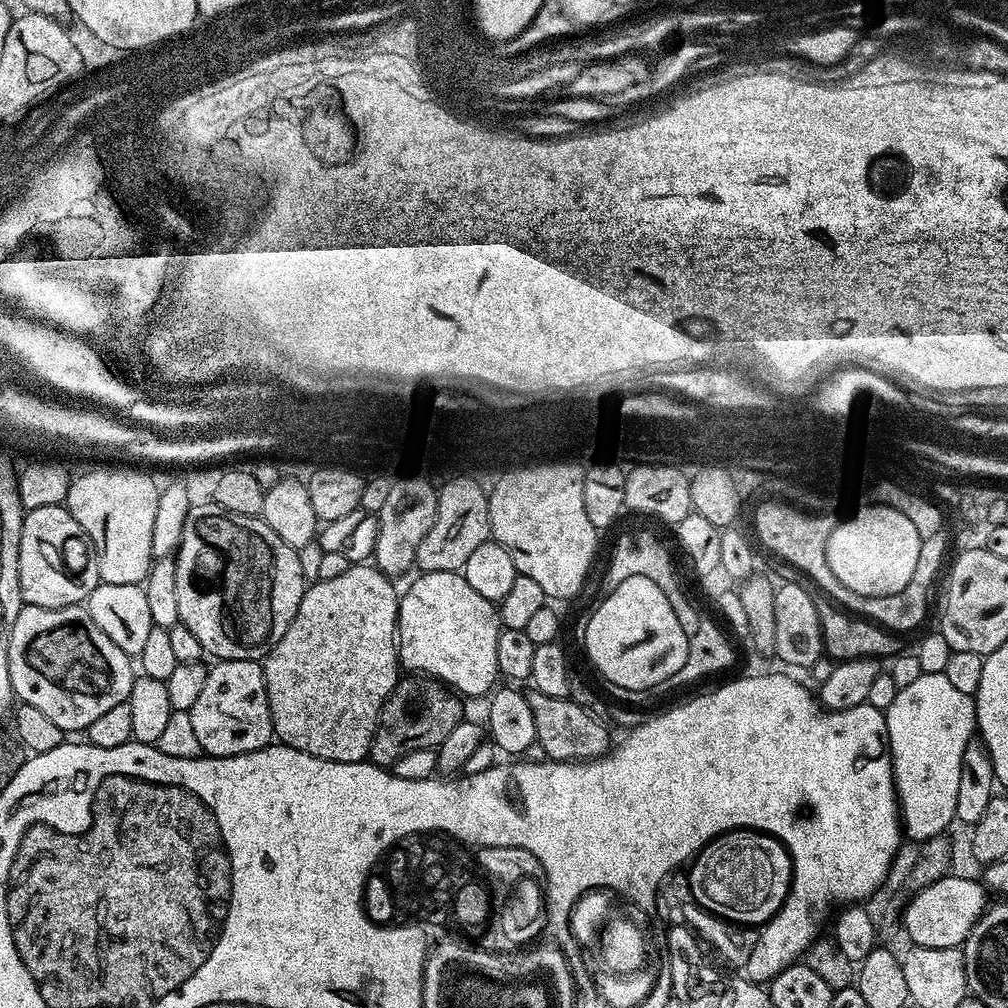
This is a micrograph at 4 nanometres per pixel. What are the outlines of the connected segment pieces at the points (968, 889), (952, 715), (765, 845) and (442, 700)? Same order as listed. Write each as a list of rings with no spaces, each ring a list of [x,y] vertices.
[[[949,874],[940,881],[926,886],[911,897],[904,908],[904,928],[915,947],[960,948],[970,934],[974,922],[989,907],[989,893],[979,879],[967,880],[964,876]]]
[[[943,672],[923,673],[910,686],[899,689],[900,736],[889,735],[888,751],[892,754],[892,781],[896,784],[896,798],[900,801],[902,832],[909,841],[923,842],[947,833],[956,820],[958,782],[962,779],[963,755],[968,743],[974,740],[976,727],[975,699],[962,694]]]
[[[733,830],[709,841],[691,863],[688,884],[693,903],[746,927],[762,926],[775,916],[792,884],[792,857],[771,833]]]
[[[408,674],[397,680],[380,711],[380,721],[372,739],[371,763],[395,766],[398,758],[402,758],[402,754],[410,754],[410,750],[439,746],[442,738],[446,738],[446,734],[450,734],[465,715],[460,703],[462,700],[457,693],[431,676]]]

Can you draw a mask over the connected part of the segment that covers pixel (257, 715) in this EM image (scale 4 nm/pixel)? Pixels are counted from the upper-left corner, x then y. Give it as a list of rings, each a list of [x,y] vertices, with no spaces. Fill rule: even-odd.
[[[221,660],[208,670],[206,686],[194,702],[191,716],[195,737],[210,756],[237,756],[273,743],[272,715],[263,667],[255,660]]]

